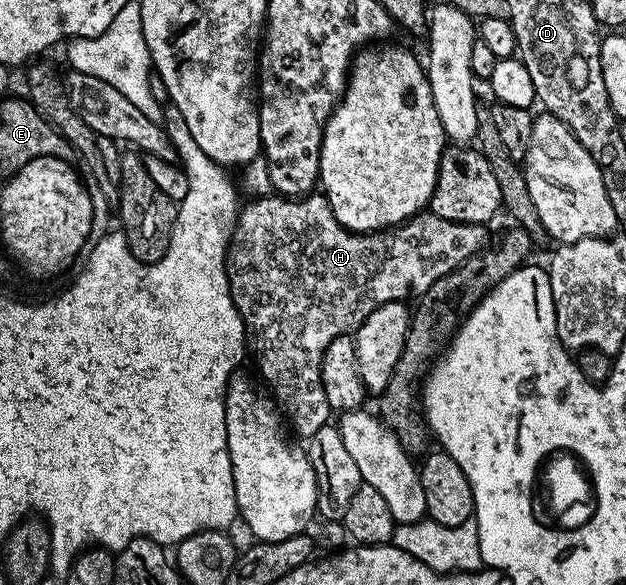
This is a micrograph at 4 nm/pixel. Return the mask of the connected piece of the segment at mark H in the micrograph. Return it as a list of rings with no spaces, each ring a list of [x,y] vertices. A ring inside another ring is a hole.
[[[261,194],[253,198],[253,201],[246,208],[244,205],[238,211],[236,221],[231,228],[229,249],[225,251],[225,273],[229,279],[229,293],[239,310],[241,321],[245,323],[245,339],[248,351],[251,356],[257,359],[257,368],[261,371],[262,378],[266,380],[264,383],[267,385],[268,391],[275,397],[277,407],[283,413],[288,427],[298,437],[314,436],[319,429],[330,423],[331,409],[327,402],[327,394],[321,385],[321,363],[327,346],[331,346],[331,342],[335,338],[356,333],[357,327],[367,318],[367,314],[371,314],[371,310],[375,310],[381,304],[395,302],[396,300],[408,301],[409,296],[420,298],[427,290],[431,290],[431,286],[435,286],[435,282],[439,282],[439,278],[451,274],[451,270],[455,270],[463,262],[467,262],[467,258],[471,258],[476,252],[480,252],[482,248],[486,247],[487,241],[490,239],[490,237],[488,238],[489,230],[483,224],[451,222],[447,218],[439,218],[434,212],[422,210],[411,219],[406,220],[405,223],[388,230],[350,232],[335,218],[335,214],[329,205],[329,199],[323,194],[306,194],[300,198],[290,198],[280,194]]]

